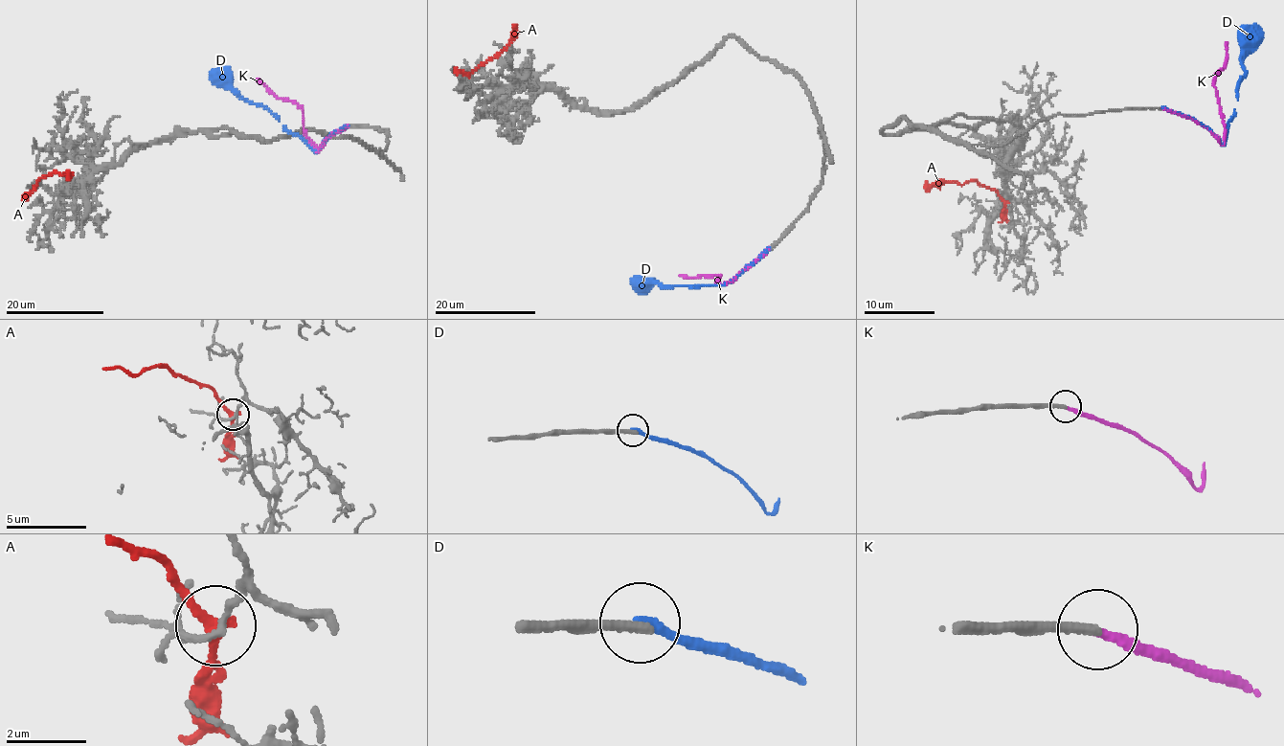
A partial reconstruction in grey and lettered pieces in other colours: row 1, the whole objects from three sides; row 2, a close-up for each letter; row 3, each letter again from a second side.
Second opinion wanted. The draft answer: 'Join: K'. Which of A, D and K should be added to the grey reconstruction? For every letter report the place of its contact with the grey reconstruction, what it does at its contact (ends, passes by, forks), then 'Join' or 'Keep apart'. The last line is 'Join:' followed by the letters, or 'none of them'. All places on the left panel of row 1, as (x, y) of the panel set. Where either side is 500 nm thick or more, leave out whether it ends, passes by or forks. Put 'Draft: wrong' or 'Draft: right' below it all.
A: Touches grey at (34, 187). It passes by. Keep apart
D: Touches grey at (347, 125). It ends there. Keep apart
K: Touches grey at (348, 125). It ends there. Join
Join: K
Draft: right

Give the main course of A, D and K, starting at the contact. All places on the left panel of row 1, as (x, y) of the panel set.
A: (34, 187), (39, 178), (52, 172), (68, 176)
D: (348, 125), (330, 132), (314, 150), (304, 140), (289, 133), (266, 109), (249, 102), (217, 67)
K: (348, 125), (331, 133), (317, 150), (305, 133), (302, 110), (295, 102), (278, 99), (256, 79)

